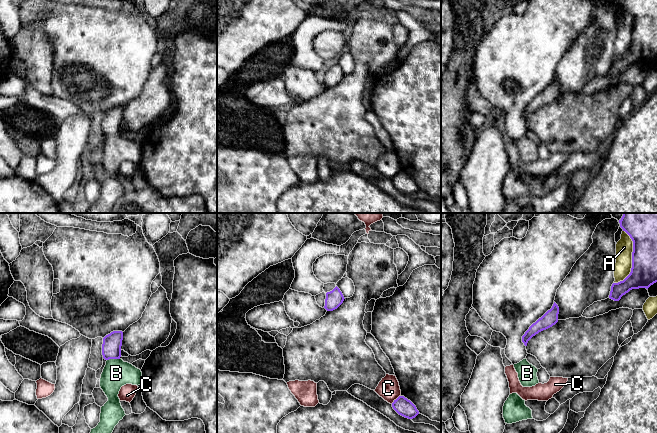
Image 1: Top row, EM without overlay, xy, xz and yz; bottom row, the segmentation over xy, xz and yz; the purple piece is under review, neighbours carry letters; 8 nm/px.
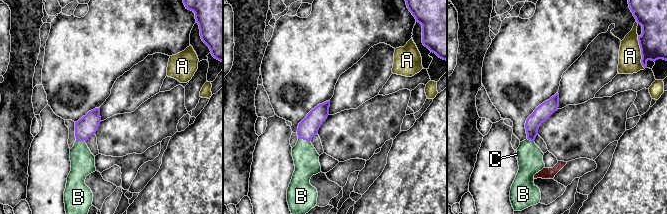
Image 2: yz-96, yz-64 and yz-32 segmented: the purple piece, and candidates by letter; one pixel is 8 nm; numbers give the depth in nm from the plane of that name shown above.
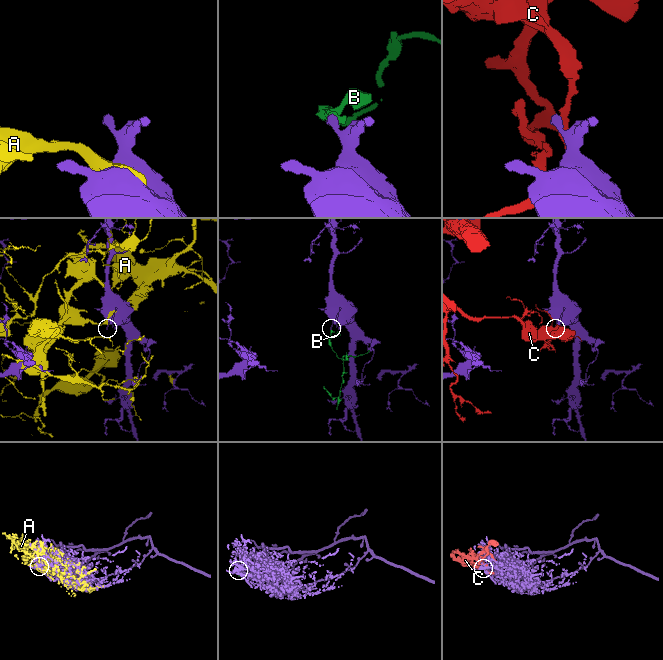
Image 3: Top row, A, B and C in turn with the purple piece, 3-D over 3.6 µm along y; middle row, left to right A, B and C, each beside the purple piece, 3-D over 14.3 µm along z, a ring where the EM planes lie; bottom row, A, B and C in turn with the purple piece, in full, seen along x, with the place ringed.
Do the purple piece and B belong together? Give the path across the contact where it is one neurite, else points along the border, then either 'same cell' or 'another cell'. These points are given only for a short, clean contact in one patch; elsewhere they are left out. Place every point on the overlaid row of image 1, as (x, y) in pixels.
way xy (111, 348), (113, 358), (116, 373); same cell

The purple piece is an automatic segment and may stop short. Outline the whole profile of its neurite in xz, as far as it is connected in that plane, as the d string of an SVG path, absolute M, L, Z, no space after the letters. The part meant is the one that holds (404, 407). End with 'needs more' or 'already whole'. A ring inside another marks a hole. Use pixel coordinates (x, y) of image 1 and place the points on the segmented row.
M399 396L394 400L392 407L399 415L408 419L413 419L419 414L416 406L404 396Z | already whole

